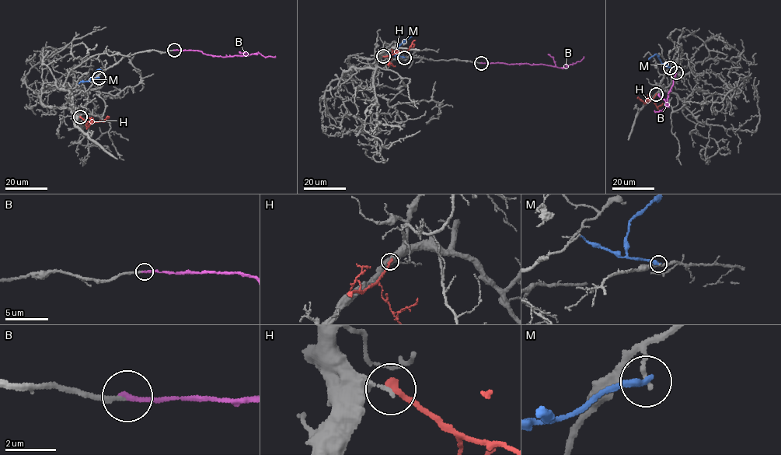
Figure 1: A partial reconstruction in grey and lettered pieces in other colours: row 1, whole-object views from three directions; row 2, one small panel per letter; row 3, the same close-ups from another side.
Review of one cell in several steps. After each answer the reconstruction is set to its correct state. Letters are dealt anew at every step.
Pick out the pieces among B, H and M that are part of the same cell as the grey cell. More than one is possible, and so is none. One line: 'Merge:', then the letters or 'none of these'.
Merge: B

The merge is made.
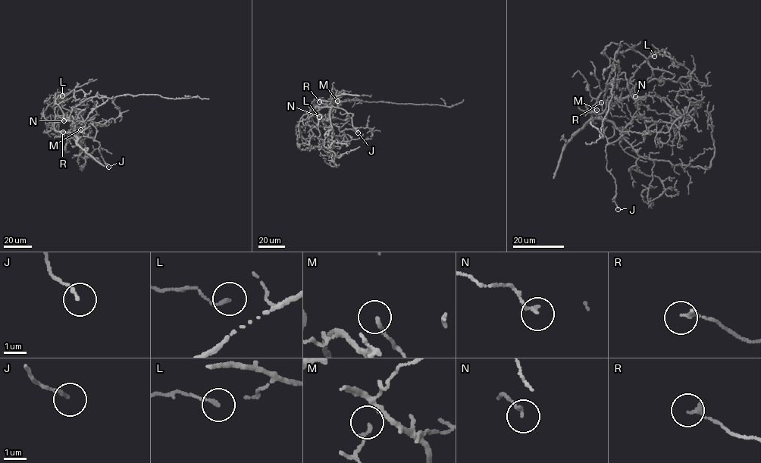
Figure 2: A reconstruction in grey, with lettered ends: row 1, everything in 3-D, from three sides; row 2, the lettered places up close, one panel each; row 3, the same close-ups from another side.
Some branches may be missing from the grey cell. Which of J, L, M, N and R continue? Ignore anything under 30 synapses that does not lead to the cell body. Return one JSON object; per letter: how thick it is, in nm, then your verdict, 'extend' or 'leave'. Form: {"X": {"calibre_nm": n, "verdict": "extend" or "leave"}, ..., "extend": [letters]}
{"J": {"calibre_nm": 150, "verdict": "leave"}, "L": {"calibre_nm": 140, "verdict": "leave"}, "M": {"calibre_nm": 140, "verdict": "leave"}, "N": {"calibre_nm": 150, "verdict": "leave"}, "R": {"calibre_nm": 170, "verdict": "leave"}, "extend": []}

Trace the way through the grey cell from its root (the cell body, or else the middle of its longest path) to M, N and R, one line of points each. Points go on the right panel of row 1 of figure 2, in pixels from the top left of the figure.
M: (605, 111), (599, 114), (591, 112), (591, 117), (600, 117), (602, 126), (602, 117), (596, 110)
N: (605, 111), (599, 114), (591, 112), (592, 117), (604, 119), (610, 103), (624, 98), (631, 91), (635, 96)
R: (605, 111), (599, 114), (591, 112), (592, 117), (603, 119), (605, 117), (601, 102)

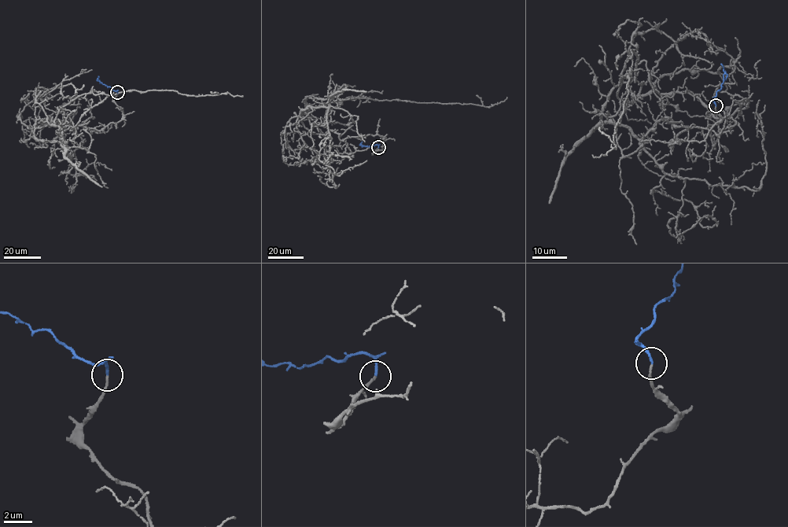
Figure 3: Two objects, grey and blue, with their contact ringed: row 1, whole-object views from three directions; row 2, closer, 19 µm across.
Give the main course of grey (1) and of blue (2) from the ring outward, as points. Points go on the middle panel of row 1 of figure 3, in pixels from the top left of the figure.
1: (378, 148), (373, 153), (382, 149), (381, 135), (340, 140), (323, 125), (331, 98), (489, 107), (506, 97)
2: (378, 148), (377, 145), (362, 145), (362, 141)

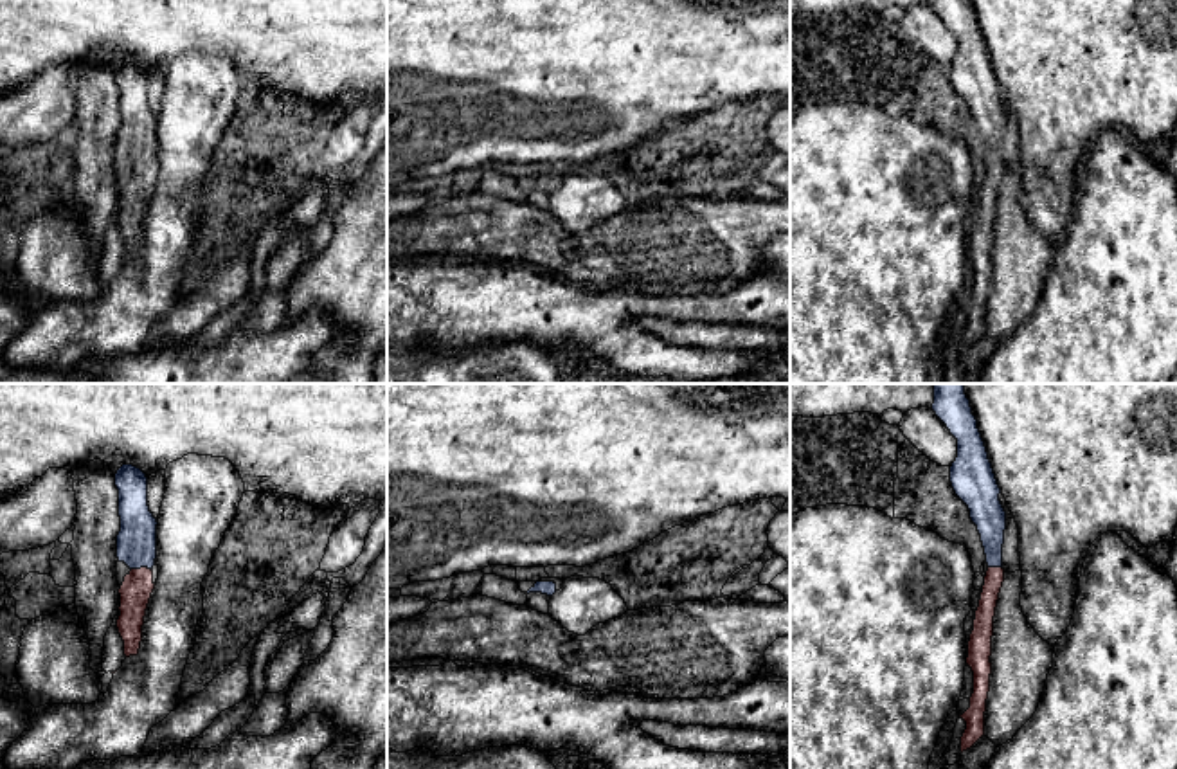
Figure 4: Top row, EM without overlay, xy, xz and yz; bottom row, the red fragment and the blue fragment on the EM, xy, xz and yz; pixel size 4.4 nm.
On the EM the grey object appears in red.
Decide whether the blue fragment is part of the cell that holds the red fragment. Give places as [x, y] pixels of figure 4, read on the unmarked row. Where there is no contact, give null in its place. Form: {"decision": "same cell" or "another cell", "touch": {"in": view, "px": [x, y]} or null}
{"decision": "same cell", "touch": {"in": "xy", "px": [141, 164]}}

